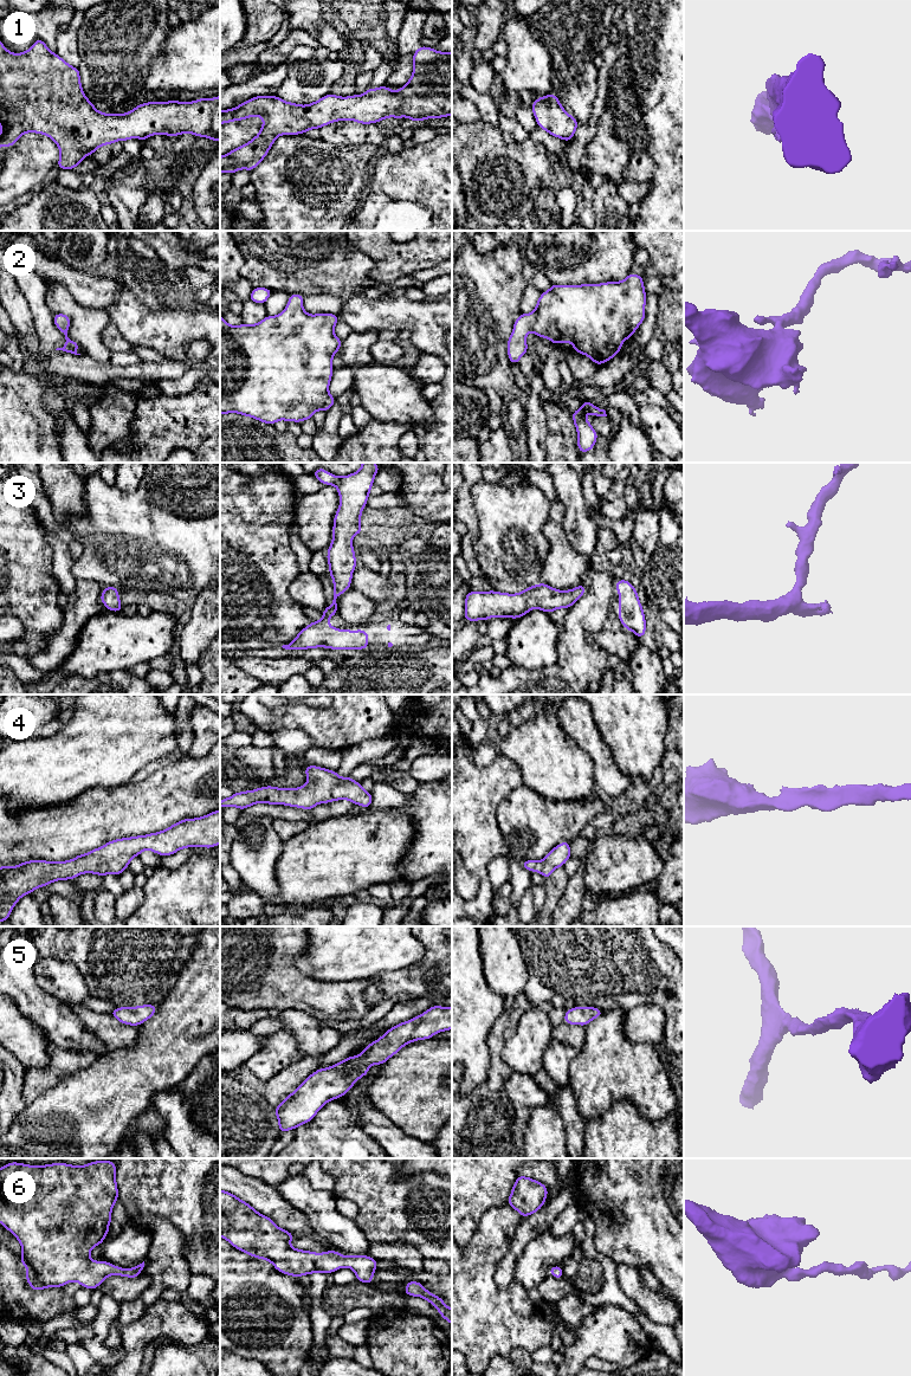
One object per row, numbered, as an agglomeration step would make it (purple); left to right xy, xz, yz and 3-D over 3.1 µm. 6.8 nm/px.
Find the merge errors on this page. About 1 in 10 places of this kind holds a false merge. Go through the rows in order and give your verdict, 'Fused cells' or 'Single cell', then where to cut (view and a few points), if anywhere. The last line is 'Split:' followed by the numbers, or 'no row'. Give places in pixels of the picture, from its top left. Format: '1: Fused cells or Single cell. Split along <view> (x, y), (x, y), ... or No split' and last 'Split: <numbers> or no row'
1: Single cell. No split
2: Single cell. No split
3: Single cell. No split
4: Single cell. No split
5: Single cell. No split
6: Single cell. No split
Split: no row

